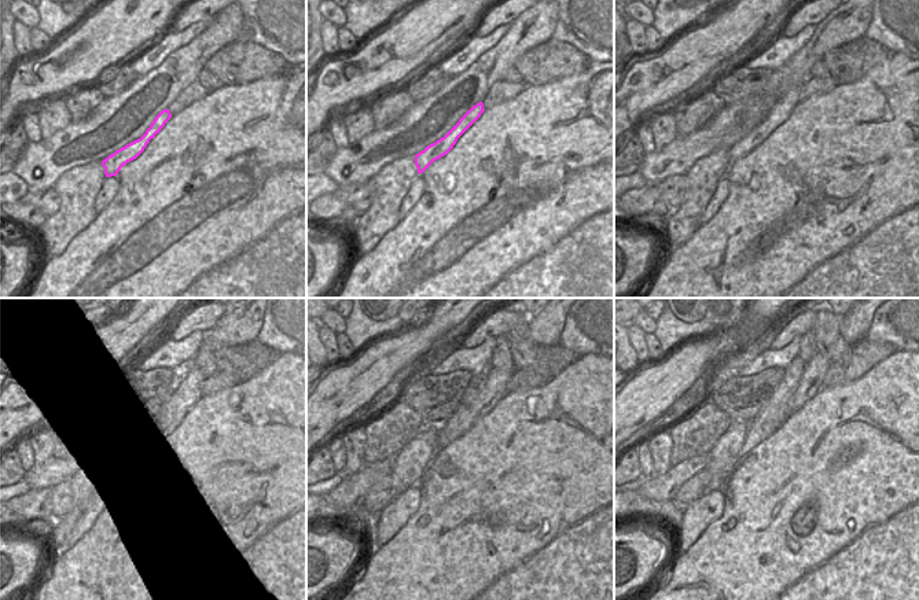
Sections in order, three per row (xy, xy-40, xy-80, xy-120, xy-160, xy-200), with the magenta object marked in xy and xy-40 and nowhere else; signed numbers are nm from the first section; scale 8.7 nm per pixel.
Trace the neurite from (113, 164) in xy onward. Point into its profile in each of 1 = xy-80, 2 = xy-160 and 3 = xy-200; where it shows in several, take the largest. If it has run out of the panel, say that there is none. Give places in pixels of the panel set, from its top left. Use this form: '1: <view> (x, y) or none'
1: xy-80 (780, 111)
2: xy-160 (495, 387)
3: xy-200 (815, 370)

